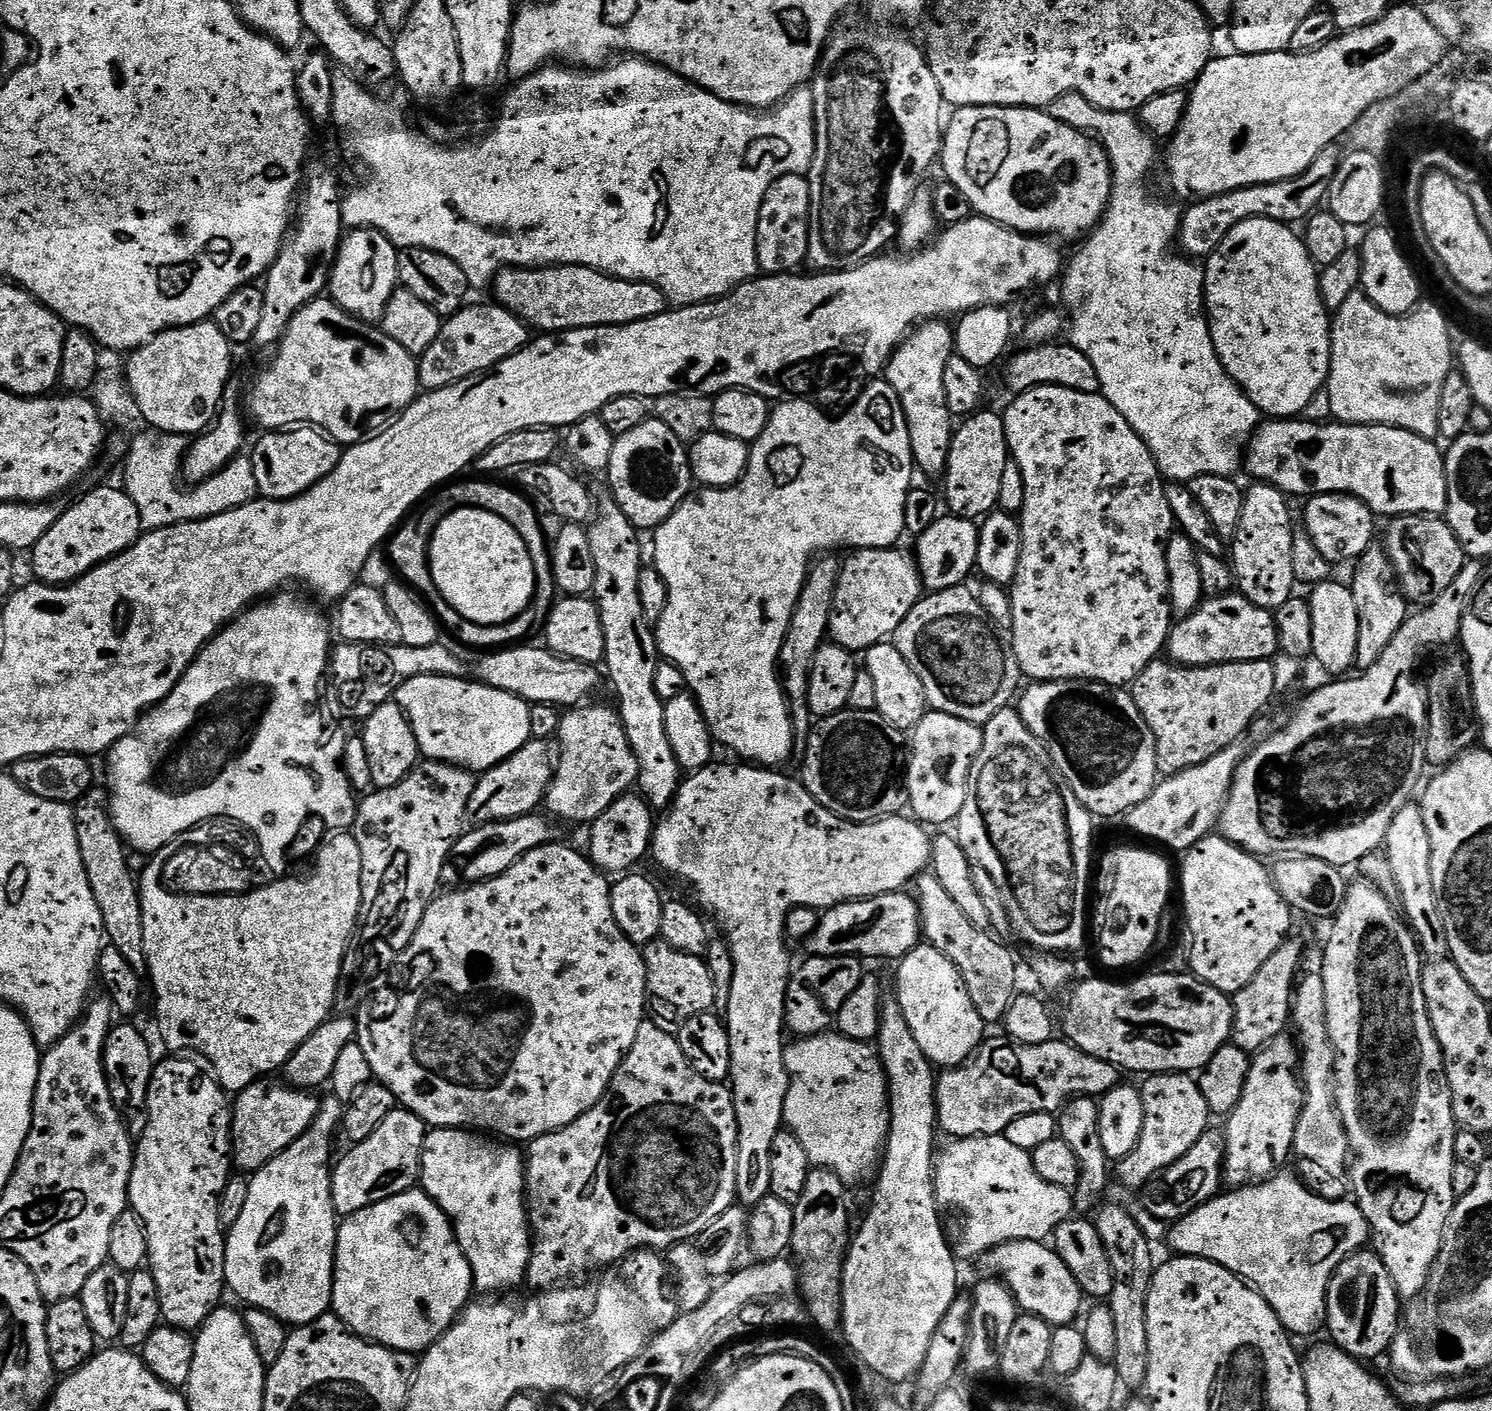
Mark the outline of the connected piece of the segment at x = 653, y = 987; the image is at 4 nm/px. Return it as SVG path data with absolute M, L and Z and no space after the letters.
M662 939L651 940L643 945L644 965L646 966L646 982L648 983L647 1007L665 1025L679 1025L692 1016L700 1016L709 1011L712 1003L718 1000L714 978L710 974L707 963L701 957L682 954L674 950Z

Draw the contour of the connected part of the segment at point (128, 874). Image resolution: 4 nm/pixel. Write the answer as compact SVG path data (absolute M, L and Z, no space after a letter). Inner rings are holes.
M93 786L88 789L87 794L77 800L72 808L72 817L74 818L74 830L78 834L78 850L82 854L82 866L86 866L86 878L90 882L90 890L94 893L94 902L98 902L98 910L102 910L102 922L104 923L104 935L110 941L111 947L118 950L118 954L122 954L122 958L126 958L126 962L130 962L130 966L136 972L141 974L147 973L148 959L146 958L146 950L144 949L144 931L142 930L142 902L140 901L140 886L138 883L137 873L132 873L132 868L128 865L129 849L126 847L124 840L118 834L118 830L114 826L112 816L108 813L108 793L103 787Z

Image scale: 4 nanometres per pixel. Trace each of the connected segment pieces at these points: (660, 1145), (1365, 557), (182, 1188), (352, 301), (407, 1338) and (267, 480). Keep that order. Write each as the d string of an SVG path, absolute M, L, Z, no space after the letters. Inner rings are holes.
M663 1027L640 1029L634 1046L626 1054L622 1066L614 1074L608 1093L598 1101L582 1118L578 1118L570 1126L558 1129L545 1136L531 1141L526 1148L526 1207L528 1223L532 1234L532 1257L528 1263L527 1283L537 1284L537 1289L545 1293L571 1293L576 1290L580 1280L576 1276L583 1274L587 1268L600 1268L611 1260L617 1262L631 1257L637 1250L667 1250L674 1244L691 1241L706 1231L727 1208L737 1203L736 1195L736 1143L738 1142L738 1126L734 1114L732 1089L727 1083L719 1080L707 1080L690 1066L686 1054L682 1054L682 1046L675 1035L672 1036Z
M1379 546L1367 548L1358 557L1355 565L1356 573L1350 579L1350 587L1354 594L1354 606L1358 606L1358 650L1356 651L1357 669L1363 670L1374 666L1378 658L1390 646L1394 634L1403 626L1410 615L1409 601L1398 591L1394 579L1394 565L1385 549Z
M172 1058L155 1065L148 1087L148 1125L134 1144L134 1159L128 1203L144 1219L148 1235L147 1267L158 1282L162 1320L165 1325L185 1330L199 1329L205 1318L226 1296L224 1242L226 1229L218 1222L218 1202L226 1182L233 1175L232 1105L229 1093L215 1075L203 1072L188 1058Z
M357 228L343 237L330 277L330 296L339 308L360 322L383 321L384 307L397 291L400 252L395 244L374 228Z
M409 1190L386 1198L377 1204L366 1206L354 1214L343 1217L336 1229L336 1268L332 1271L332 1307L331 1311L342 1323L357 1336L362 1336L374 1344L381 1344L383 1348L392 1348L395 1352L410 1352L413 1354L423 1353L447 1328L456 1323L458 1317L473 1299L474 1285L472 1278L472 1267L464 1256L460 1244L456 1241L456 1234L451 1220L434 1201L430 1199L427 1192L423 1190Z
M293 426L287 430L268 430L250 452L254 466L256 491L266 500L289 500L301 496L310 486L314 486L326 474L340 465L341 445L325 433L311 426Z

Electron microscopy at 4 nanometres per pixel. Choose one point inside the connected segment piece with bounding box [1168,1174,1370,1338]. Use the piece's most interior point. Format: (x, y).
(1287, 1242)

